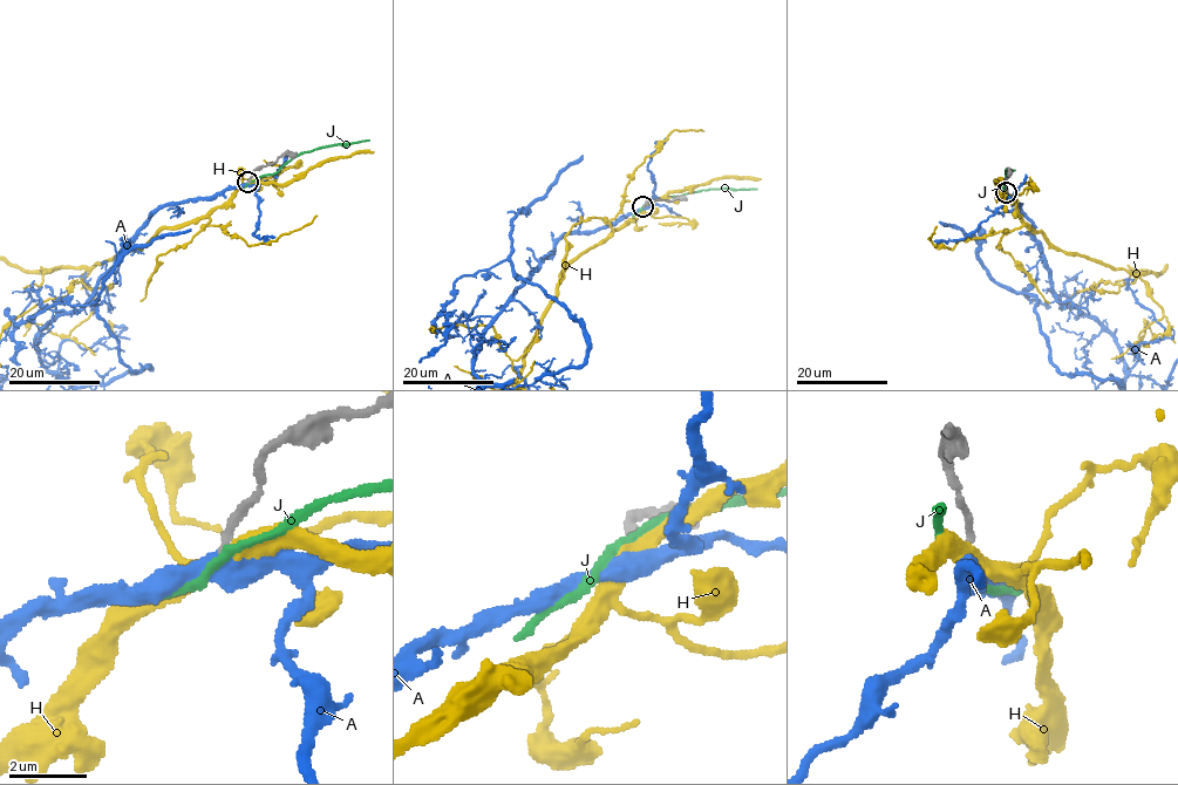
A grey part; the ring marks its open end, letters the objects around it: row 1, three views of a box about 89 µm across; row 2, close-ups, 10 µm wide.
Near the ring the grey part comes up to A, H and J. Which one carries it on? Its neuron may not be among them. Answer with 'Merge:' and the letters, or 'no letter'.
Merge: no letter

